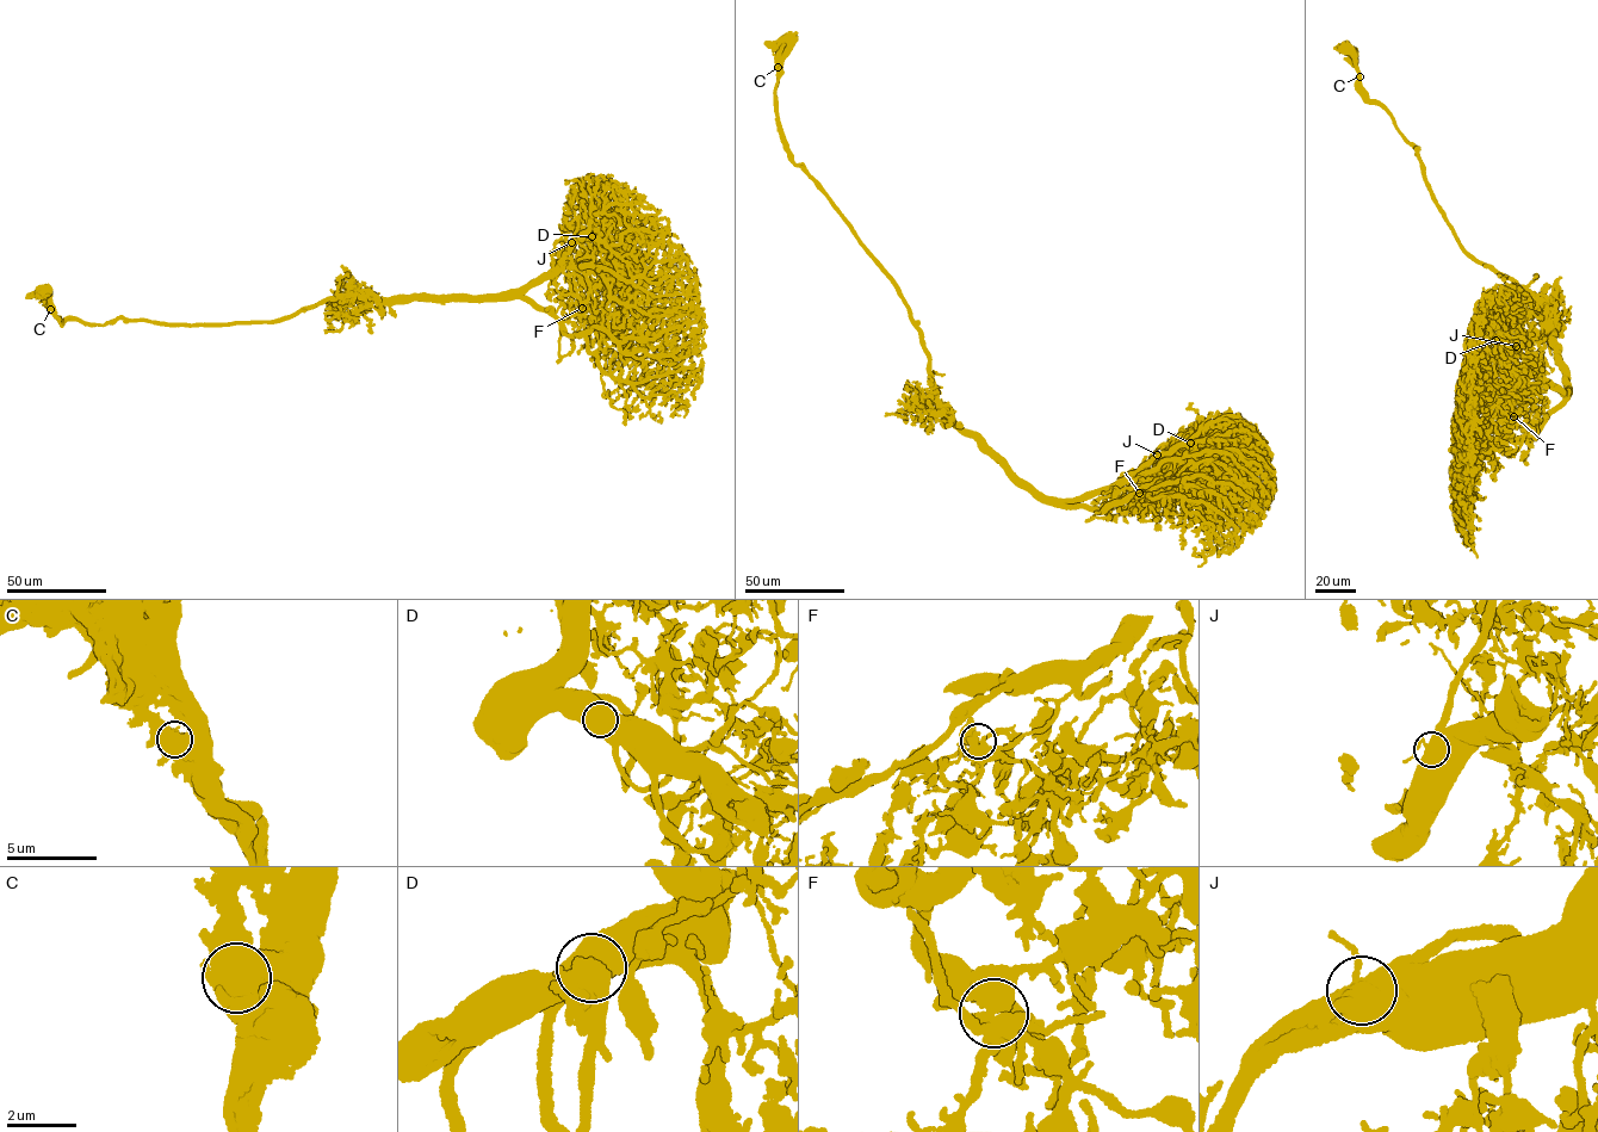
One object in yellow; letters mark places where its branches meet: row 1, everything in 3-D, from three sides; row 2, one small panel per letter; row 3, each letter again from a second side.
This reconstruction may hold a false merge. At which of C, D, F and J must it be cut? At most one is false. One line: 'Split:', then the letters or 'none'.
Split: none

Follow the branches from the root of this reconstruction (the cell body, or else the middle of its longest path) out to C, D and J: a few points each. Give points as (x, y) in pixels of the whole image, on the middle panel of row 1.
C: (787, 38), (779, 50), (778, 67)
D: (787, 38), (775, 98), (787, 155), (887, 274), (959, 426), (1059, 500), (1101, 492), (1190, 443)
J: (787, 38), (775, 98), (787, 155), (887, 274), (959, 426), (1059, 500), (1101, 492), (1158, 455)

